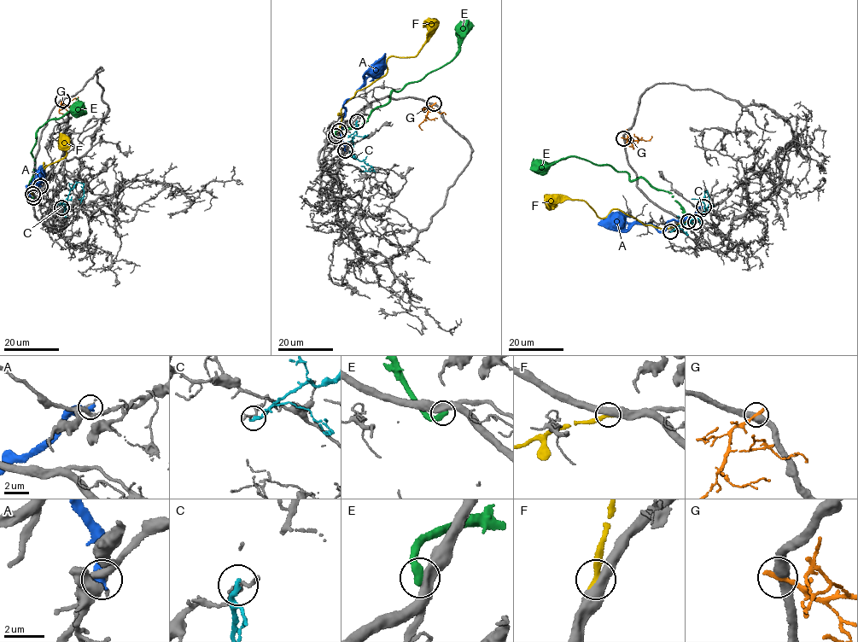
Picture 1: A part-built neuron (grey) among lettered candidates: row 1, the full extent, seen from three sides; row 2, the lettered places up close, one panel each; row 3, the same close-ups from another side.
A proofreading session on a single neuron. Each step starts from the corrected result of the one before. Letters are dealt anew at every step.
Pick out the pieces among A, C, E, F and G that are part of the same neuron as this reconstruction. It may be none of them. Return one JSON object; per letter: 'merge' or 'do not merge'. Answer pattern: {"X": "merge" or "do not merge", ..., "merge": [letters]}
{"A": "do not merge", "C": "do not merge", "E": "do not merge", "F": "merge", "G": "do not merge", "merge": ["F"]}

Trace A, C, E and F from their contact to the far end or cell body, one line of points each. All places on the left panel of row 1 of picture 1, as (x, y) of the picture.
A: (40, 186), (36, 183), (28, 189), (26, 186), (28, 195), (36, 175), (43, 173)
C: (61, 207), (61, 201), (65, 201), (73, 185), (78, 183), (83, 184), (84, 191), (80, 203)
E: (33, 197), (29, 190), (34, 164), (32, 154), (38, 128), (77, 107), (81, 110), (83, 108), (79, 108)
F: (32, 194), (26, 192), (37, 178), (43, 163), (44, 169), (64, 158), (67, 147), (64, 145), (69, 149)

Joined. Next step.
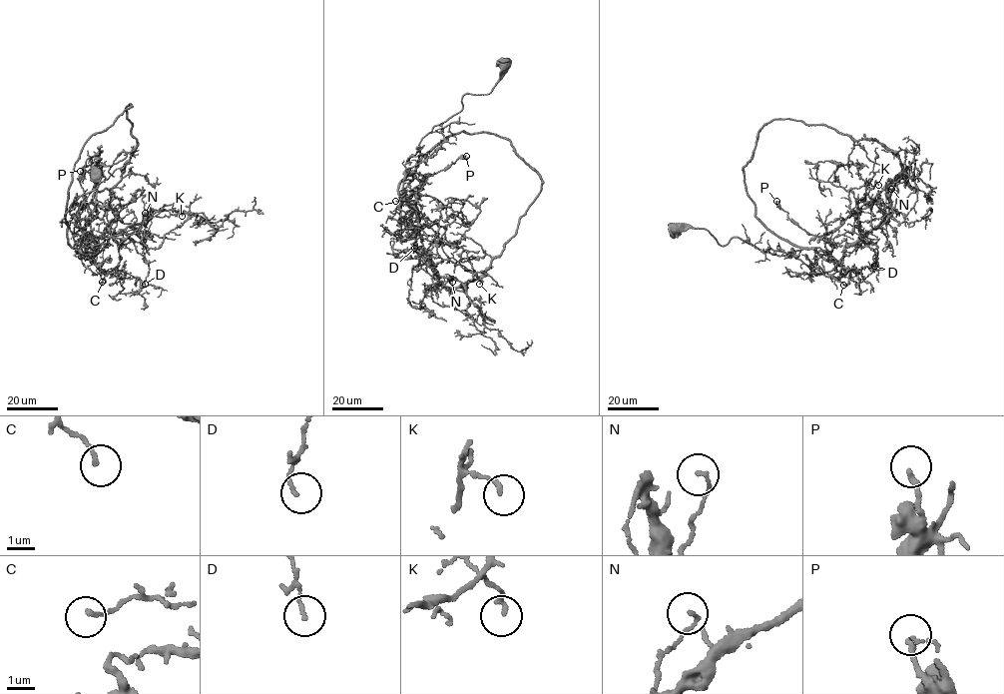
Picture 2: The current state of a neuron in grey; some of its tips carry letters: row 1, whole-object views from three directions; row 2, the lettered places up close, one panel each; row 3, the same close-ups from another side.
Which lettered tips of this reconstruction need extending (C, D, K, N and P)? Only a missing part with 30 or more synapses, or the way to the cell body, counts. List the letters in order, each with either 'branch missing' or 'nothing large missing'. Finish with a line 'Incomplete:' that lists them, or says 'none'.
C: nothing large missing
D: nothing large missing
K: nothing large missing
N: nothing large missing
P: nothing large missing
Incomplete: none

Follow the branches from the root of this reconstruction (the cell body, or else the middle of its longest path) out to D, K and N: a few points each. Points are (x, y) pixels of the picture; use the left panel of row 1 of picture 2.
D: (97, 174), (96, 188), (76, 194), (60, 222), (86, 255), (130, 237), (149, 264), (145, 284)
K: (97, 174), (96, 188), (76, 194), (60, 222), (86, 255), (97, 238), (182, 216)
N: (97, 174), (96, 188), (76, 194), (60, 222), (81, 252), (91, 257), (93, 240), (145, 213)

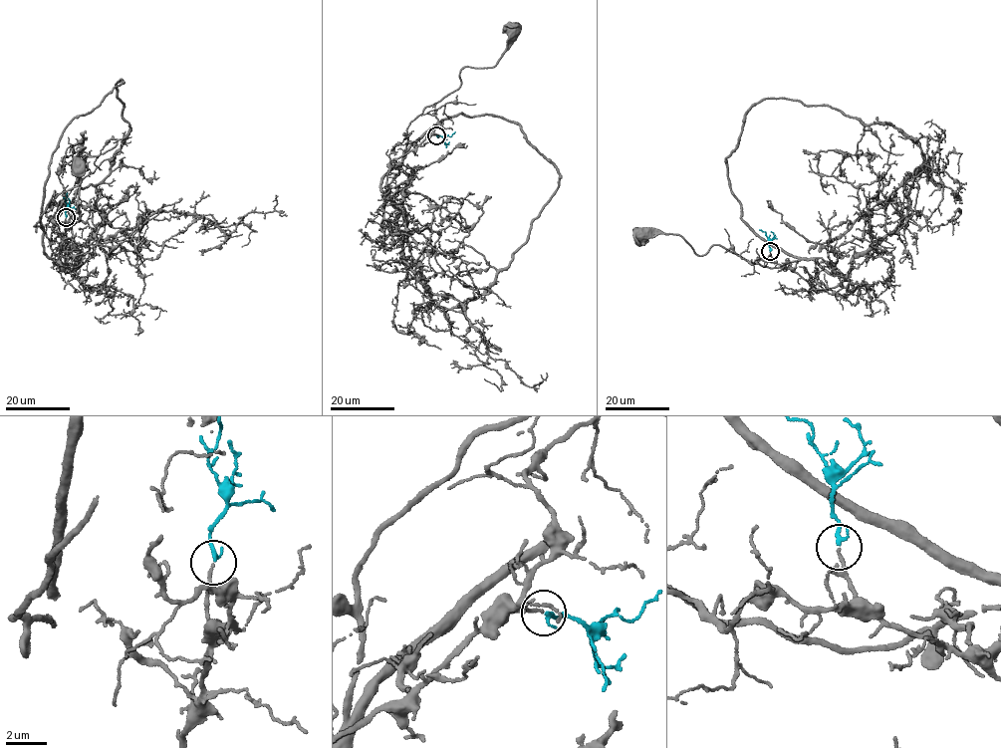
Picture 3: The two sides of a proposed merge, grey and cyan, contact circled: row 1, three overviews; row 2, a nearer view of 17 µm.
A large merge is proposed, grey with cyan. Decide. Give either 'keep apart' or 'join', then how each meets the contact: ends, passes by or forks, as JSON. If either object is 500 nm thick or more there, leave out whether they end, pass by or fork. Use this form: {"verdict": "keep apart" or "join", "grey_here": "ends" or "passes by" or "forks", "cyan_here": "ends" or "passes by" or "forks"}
{"verdict": "join", "grey_here": "ends", "cyan_here": "ends"}

